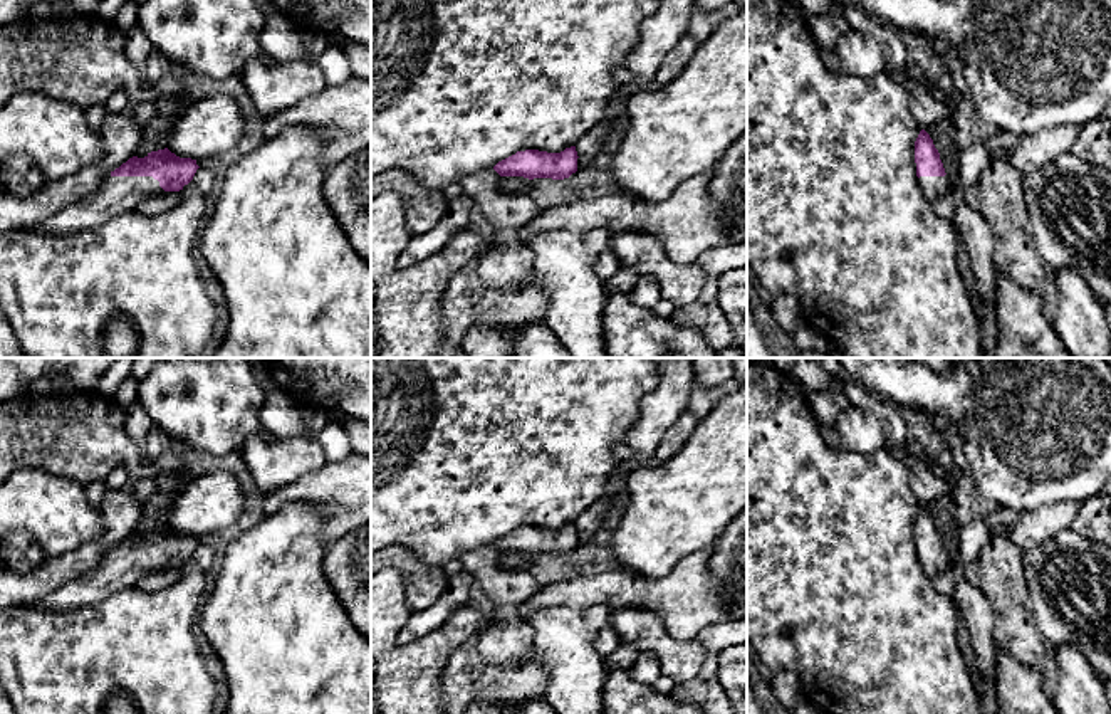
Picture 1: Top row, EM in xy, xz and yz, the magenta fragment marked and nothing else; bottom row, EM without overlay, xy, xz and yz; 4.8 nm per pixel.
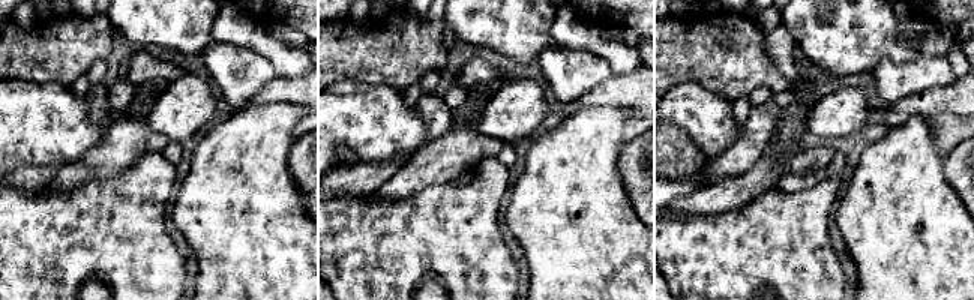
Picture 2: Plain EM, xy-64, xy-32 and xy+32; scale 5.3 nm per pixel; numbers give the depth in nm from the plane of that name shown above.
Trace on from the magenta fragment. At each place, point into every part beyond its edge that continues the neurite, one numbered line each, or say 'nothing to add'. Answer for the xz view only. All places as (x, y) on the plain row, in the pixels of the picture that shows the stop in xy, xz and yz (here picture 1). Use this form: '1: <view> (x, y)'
nothing to add

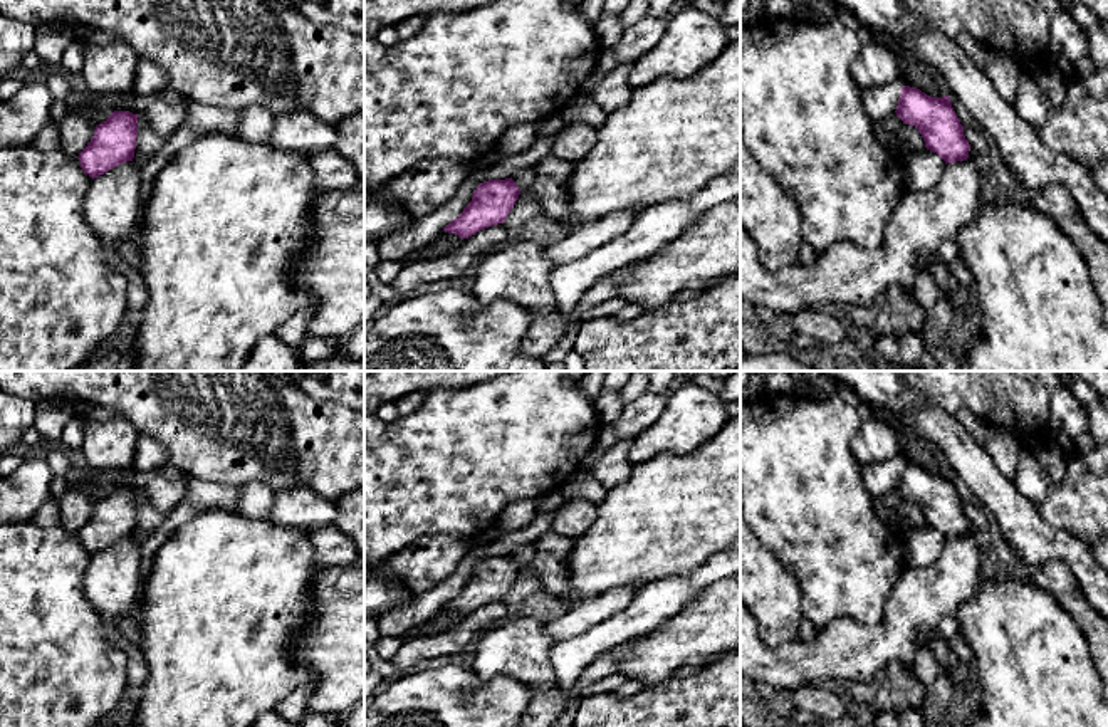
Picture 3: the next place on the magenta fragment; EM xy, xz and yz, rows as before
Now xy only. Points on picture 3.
nothing to add

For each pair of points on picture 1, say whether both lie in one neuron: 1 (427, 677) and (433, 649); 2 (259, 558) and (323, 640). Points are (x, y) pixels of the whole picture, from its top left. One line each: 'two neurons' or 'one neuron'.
1: one neuron
2: one neuron

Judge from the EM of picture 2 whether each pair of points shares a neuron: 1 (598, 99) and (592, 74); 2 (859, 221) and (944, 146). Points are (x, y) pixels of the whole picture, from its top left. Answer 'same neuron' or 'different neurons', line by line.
1: different neurons
2: different neurons

